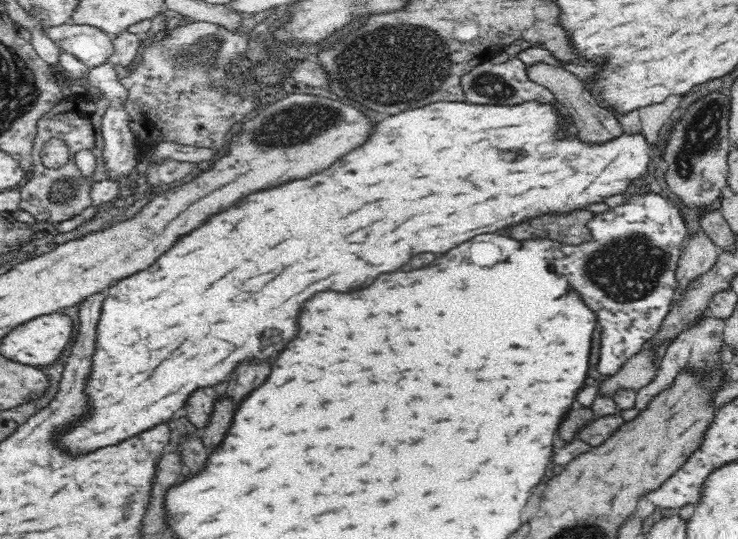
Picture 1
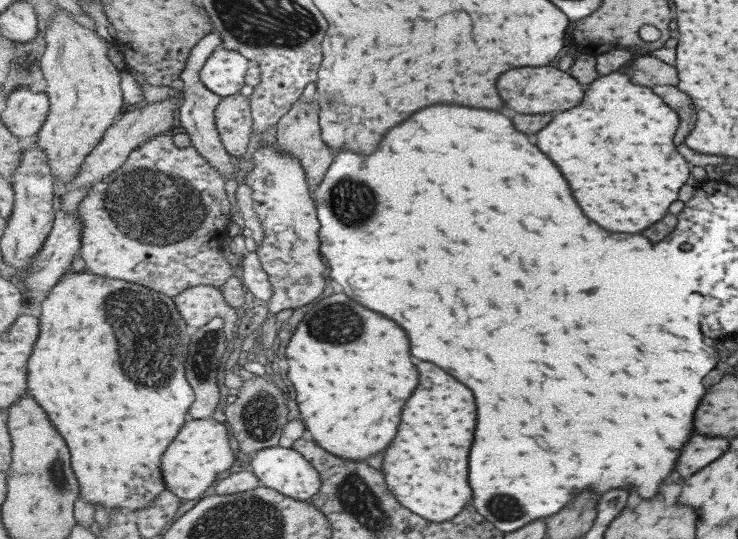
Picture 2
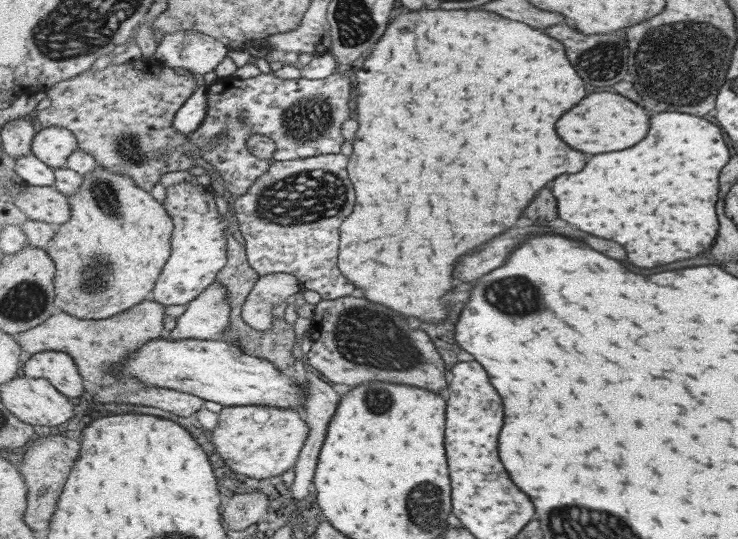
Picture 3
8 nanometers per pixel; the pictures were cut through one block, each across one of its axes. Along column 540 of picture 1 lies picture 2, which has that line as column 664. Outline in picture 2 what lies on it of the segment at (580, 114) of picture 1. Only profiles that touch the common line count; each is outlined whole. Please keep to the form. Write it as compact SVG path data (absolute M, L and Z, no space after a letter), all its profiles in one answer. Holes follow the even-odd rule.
M650 54L638 56L636 61L626 69L635 84L654 88L661 84L678 86L679 71L676 66L667 64Z

